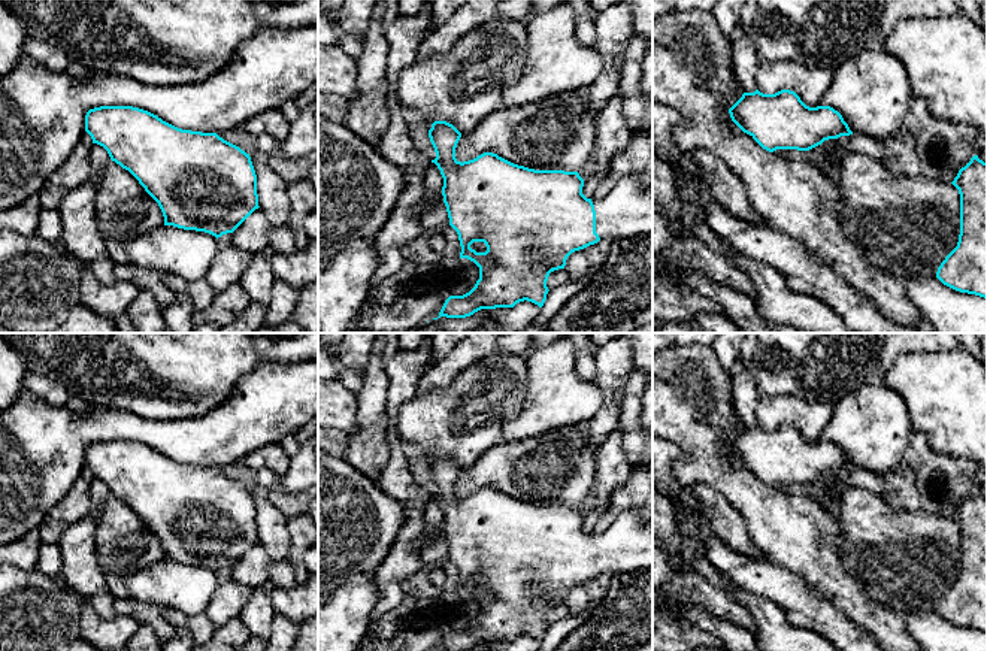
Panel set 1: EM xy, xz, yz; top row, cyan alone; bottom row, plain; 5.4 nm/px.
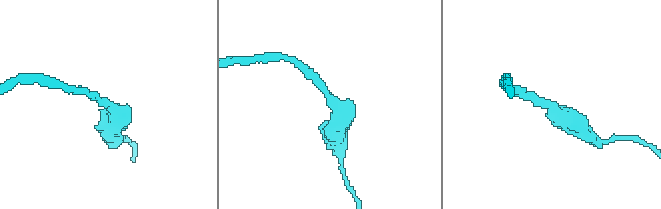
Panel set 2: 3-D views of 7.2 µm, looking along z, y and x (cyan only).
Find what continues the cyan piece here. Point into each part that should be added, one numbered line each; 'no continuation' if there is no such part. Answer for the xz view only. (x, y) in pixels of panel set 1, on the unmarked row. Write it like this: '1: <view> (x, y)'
1: xz (626, 545)

